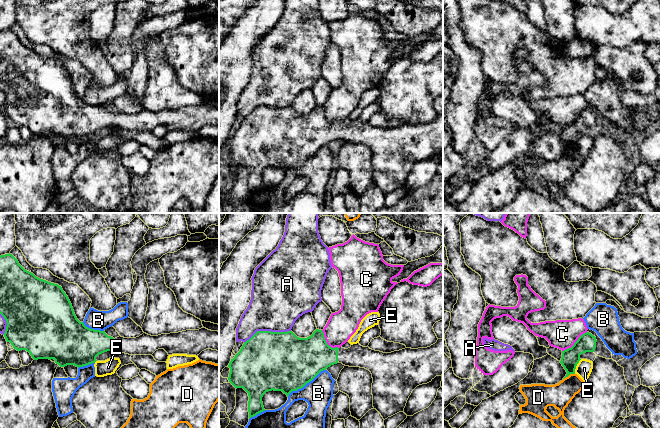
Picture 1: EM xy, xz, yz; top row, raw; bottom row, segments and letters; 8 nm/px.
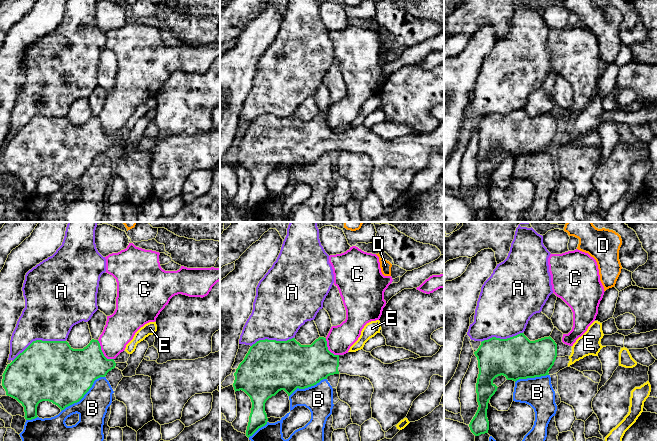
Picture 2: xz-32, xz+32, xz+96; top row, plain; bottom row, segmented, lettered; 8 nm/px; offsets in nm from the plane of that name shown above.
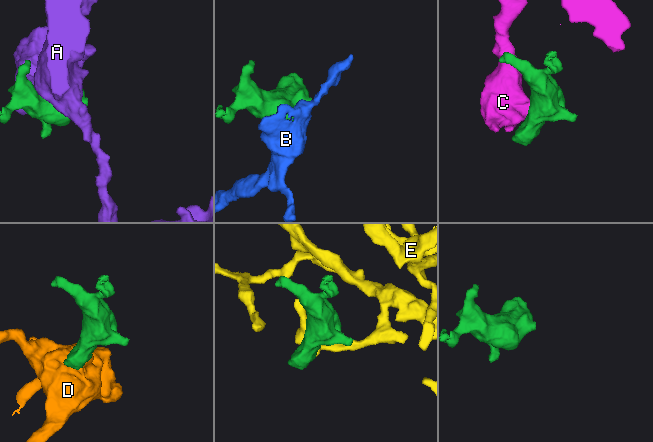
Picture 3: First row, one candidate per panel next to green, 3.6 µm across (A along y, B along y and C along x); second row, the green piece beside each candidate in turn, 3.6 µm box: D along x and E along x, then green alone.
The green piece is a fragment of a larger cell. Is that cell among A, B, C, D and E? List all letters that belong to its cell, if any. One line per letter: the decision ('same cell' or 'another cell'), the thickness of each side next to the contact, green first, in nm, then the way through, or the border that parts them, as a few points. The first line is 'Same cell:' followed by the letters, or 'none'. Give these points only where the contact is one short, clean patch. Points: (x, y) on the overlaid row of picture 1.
Same cell: none
A: another cell; 460 nm thick on the green side, 420 nm on the other
B: another cell; 460 nm thick on the green side, 240 nm on the other
C: another cell; 150 nm thick on the green side, 240 nm on the other; border along yz (586, 331), (570, 347), (562, 351)
D: another cell; 140 nm thick on the green side, 190 nm on the other; border along yz (574, 373), (563, 379)
E: another cell; 150 nm thick on the green side, 130 nm on the other; border along yz (581, 359), (574, 373)

